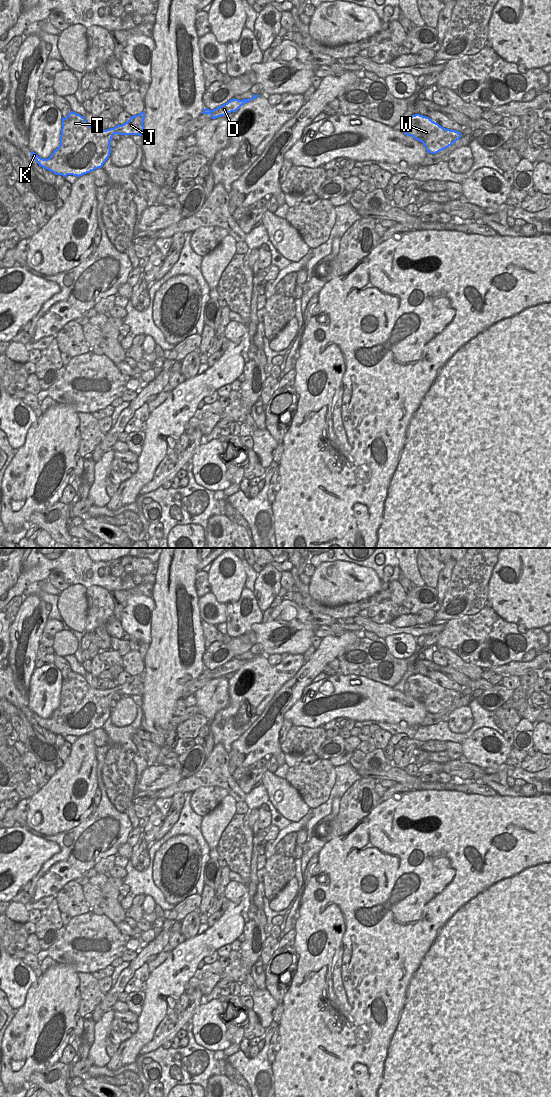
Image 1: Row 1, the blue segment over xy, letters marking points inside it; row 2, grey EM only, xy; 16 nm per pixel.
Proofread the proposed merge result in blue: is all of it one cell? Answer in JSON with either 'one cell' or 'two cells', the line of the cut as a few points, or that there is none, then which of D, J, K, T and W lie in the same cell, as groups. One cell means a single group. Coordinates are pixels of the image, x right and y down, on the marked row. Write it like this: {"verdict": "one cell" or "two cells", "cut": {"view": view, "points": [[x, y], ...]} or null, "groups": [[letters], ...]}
{"verdict": "one cell", "cut": null, "groups": [["D", "J", "K", "T", "W"]]}

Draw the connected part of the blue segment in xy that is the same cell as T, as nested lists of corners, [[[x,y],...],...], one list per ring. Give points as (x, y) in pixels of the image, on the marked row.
[[[71,111],[66,118],[62,117],[59,147],[47,159],[39,157],[33,151],[31,151],[31,157],[36,160],[39,166],[53,172],[55,175],[62,175],[63,177],[73,175],[80,177],[103,166],[110,156],[110,142],[113,140],[112,137],[114,134],[142,136],[144,131],[144,118],[145,113],[143,111],[138,115],[131,116],[122,125],[117,125],[114,128],[106,130],[99,130],[92,128],[83,116]]]

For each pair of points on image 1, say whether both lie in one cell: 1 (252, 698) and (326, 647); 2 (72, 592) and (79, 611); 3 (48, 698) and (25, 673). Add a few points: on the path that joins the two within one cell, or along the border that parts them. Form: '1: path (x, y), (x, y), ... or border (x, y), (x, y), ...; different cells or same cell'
1: border (305, 662), (289, 680); different cells
2: path (73, 597), (74, 606); same cell
3: border (35, 667), (30, 679), (27, 695); different cells

